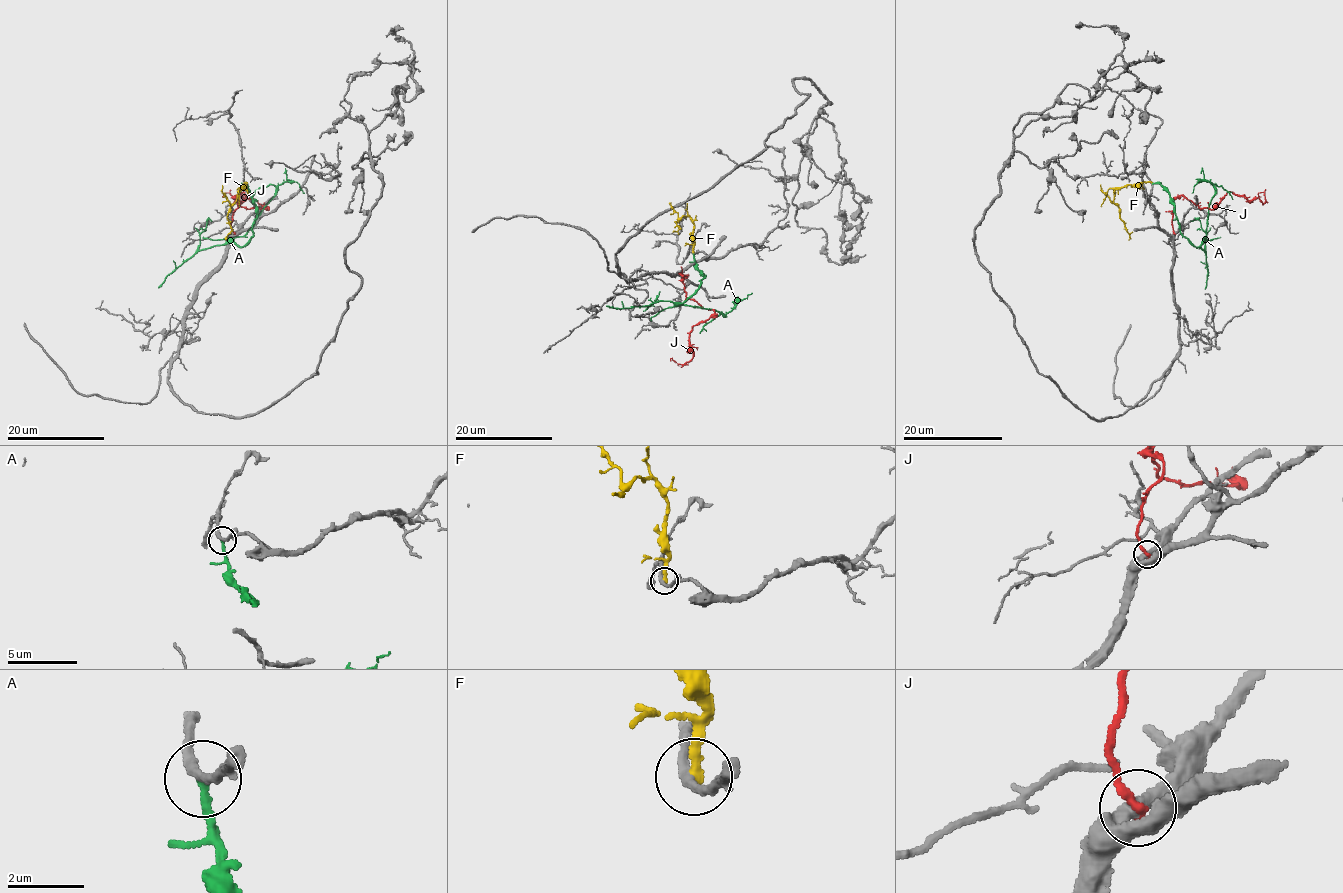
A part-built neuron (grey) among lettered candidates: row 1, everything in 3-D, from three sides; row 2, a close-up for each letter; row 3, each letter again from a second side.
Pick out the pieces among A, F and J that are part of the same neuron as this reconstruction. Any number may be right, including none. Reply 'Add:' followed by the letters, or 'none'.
Add: none

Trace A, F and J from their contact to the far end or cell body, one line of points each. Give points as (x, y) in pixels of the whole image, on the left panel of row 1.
A: (245, 184), (255, 212), (253, 234), (242, 247), (234, 238), (252, 227), (283, 182), (297, 182), (304, 193)
F: (244, 182), (245, 185), (227, 215), (231, 232), (225, 239)
J: (234, 233), (234, 196), (241, 207), (266, 209), (243, 193), (239, 203), (228, 193), (222, 196)

